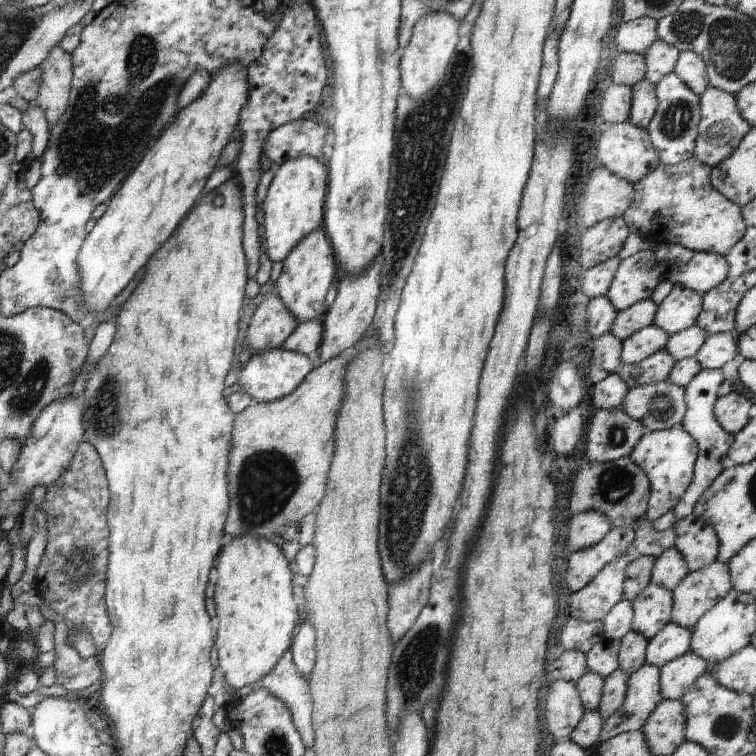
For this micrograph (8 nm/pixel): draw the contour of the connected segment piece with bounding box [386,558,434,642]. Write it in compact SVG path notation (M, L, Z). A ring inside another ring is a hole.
M432 558L424 560L402 578L388 586L388 618L386 628L390 632L392 642L398 642L418 618L421 609L426 606L429 599L430 585L433 574Z

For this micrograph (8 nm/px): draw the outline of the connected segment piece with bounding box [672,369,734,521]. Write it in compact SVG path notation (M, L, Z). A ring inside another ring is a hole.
M702 369L692 379L688 386L684 387L687 399L687 409L683 418L682 427L698 445L698 456L694 464L692 484L688 486L686 494L680 498L680 502L673 508L676 520L682 520L693 513L694 504L698 502L698 498L704 494L704 491L722 474L722 470L732 468L734 462L730 460L728 451L730 450L731 442L734 442L734 435L728 434L714 416L714 406L718 396L718 387L724 382L724 374L722 370Z

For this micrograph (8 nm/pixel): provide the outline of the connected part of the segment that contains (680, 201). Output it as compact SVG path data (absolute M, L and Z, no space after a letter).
M696 157L688 158L675 165L658 164L634 185L634 200L622 218L629 232L642 232L650 242L674 243L692 252L714 253L725 257L735 244L744 236L746 224L742 209L710 184L712 168L702 164Z

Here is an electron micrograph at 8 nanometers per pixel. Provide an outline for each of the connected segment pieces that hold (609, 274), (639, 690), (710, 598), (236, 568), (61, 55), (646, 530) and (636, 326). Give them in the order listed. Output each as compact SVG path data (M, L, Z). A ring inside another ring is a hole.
M618 256L612 257L585 271L581 277L582 292L590 299L607 296L620 261Z
M645 664L629 675L625 703L604 721L600 742L628 731L642 731L646 720L662 700L660 670L657 666Z
M716 561L702 570L689 573L672 591L674 602L671 622L692 631L698 619L702 618L711 606L714 606L718 600L722 600L732 589L728 563Z
M250 534L234 538L222 548L216 570L218 582L214 588L214 600L218 612L218 667L226 682L238 690L270 674L282 655L290 650L300 622L292 594L292 571L279 547L264 537Z
M54 46L46 58L49 68L43 70L38 96L35 101L52 125L68 108L72 82L71 55L60 46Z
M648 519L639 520L634 531L635 540L632 546L638 554L650 556L650 558L658 558L663 551L674 547L674 542L676 542L676 532L673 528L654 532L651 521Z
M646 299L617 313L611 333L621 341L630 338L631 334L650 326L654 322L658 306L652 299Z

